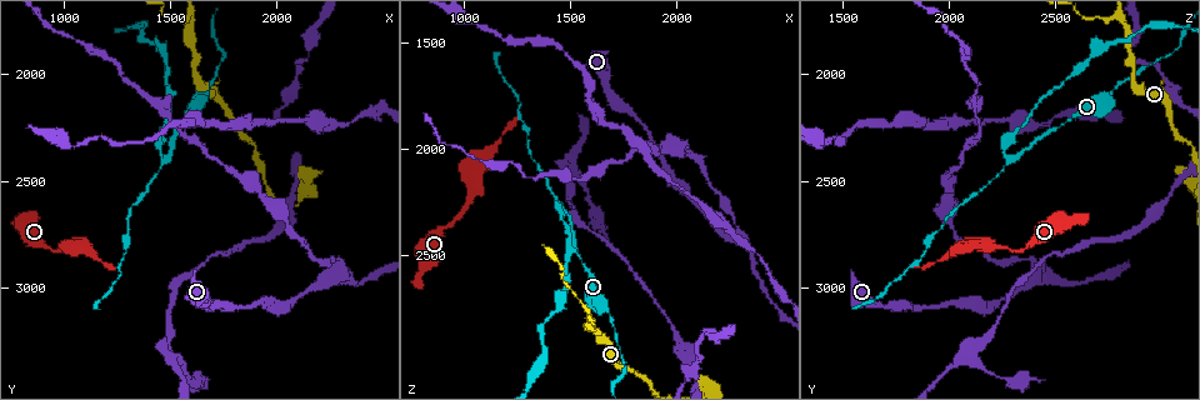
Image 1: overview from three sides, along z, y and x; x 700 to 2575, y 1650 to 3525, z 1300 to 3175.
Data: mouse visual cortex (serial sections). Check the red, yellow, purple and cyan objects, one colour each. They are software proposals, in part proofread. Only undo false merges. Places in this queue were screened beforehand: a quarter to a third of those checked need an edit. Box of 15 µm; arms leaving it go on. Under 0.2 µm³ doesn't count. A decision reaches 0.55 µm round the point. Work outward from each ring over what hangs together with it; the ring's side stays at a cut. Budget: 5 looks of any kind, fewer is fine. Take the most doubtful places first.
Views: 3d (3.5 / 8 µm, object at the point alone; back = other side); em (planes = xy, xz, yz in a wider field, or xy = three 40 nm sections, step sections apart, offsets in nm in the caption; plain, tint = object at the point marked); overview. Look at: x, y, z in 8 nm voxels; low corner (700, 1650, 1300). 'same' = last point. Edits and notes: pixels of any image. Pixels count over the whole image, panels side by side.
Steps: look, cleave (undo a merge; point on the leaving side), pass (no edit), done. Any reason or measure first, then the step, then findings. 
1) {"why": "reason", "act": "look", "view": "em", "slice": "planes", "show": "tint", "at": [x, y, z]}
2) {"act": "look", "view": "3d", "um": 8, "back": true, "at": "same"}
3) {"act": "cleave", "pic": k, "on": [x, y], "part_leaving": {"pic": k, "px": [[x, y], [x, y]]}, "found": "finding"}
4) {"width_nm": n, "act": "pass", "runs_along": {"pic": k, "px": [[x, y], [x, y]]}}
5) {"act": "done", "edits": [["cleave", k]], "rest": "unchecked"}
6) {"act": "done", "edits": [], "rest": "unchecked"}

{"why": "abrupt turn", "act": "look", "view": "3d", "um": 3.5, "at": [2240, 2920, 2410]}

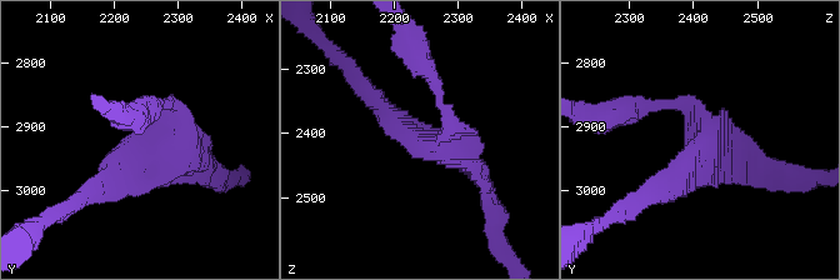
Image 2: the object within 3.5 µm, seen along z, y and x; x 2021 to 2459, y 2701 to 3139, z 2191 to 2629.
{"why": "shape alone is not enough", "act": "look", "view": "em", "slice": "xy", "step": 2, "show": "tint", "at": [2235, 2930, 2420]}

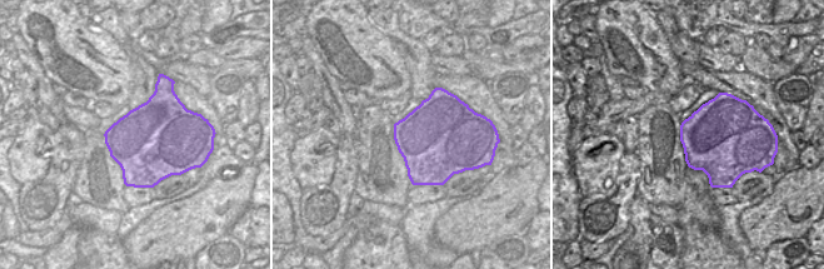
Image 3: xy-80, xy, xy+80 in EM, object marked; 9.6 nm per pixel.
{"width_nm": 750, "act": "pass", "runs_along": {"pic": 2, "px": [[93, 193], [165, 124], [161, 104]]}, "found": "one cell here"}

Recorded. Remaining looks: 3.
{"why": "thin neck", "act": "look", "view": "3d", "um": 3.5, "at": [1690, 2070, 2780]}

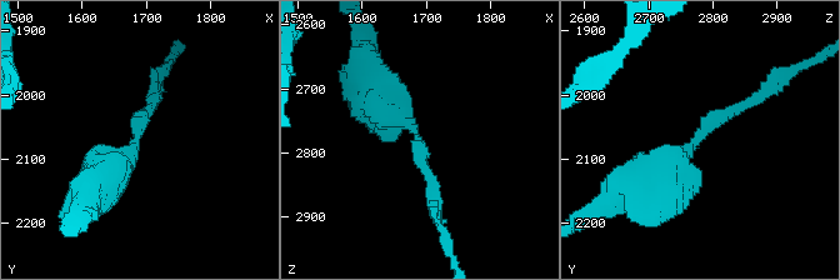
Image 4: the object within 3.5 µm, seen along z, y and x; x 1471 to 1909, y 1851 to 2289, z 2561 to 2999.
{"arm_widths_nm": [150, 500], "why": "need the tissue", "act": "look", "view": "em", "slice": "planes", "show": "tint", "at": [1685, 2070, 2780]}

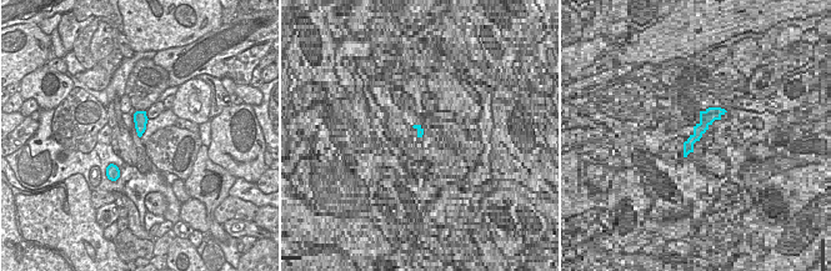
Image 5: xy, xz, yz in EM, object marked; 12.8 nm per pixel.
{"act": "look", "view": "em", "slice": "xy", "step": 2, "show": "tint", "at": "same"}

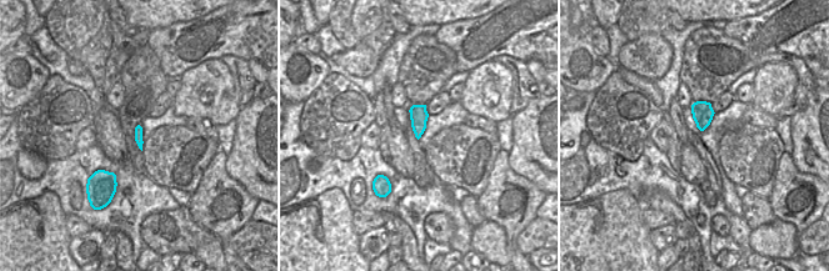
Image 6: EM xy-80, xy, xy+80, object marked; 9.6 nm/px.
{"act": "pass", "runs_along": {"pic": 4, "px": [[646, 184], [759, 95]]}, "found": "all the same cell"}

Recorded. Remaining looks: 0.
{"act": "done", "edits": [], "rest": "unchecked"}

